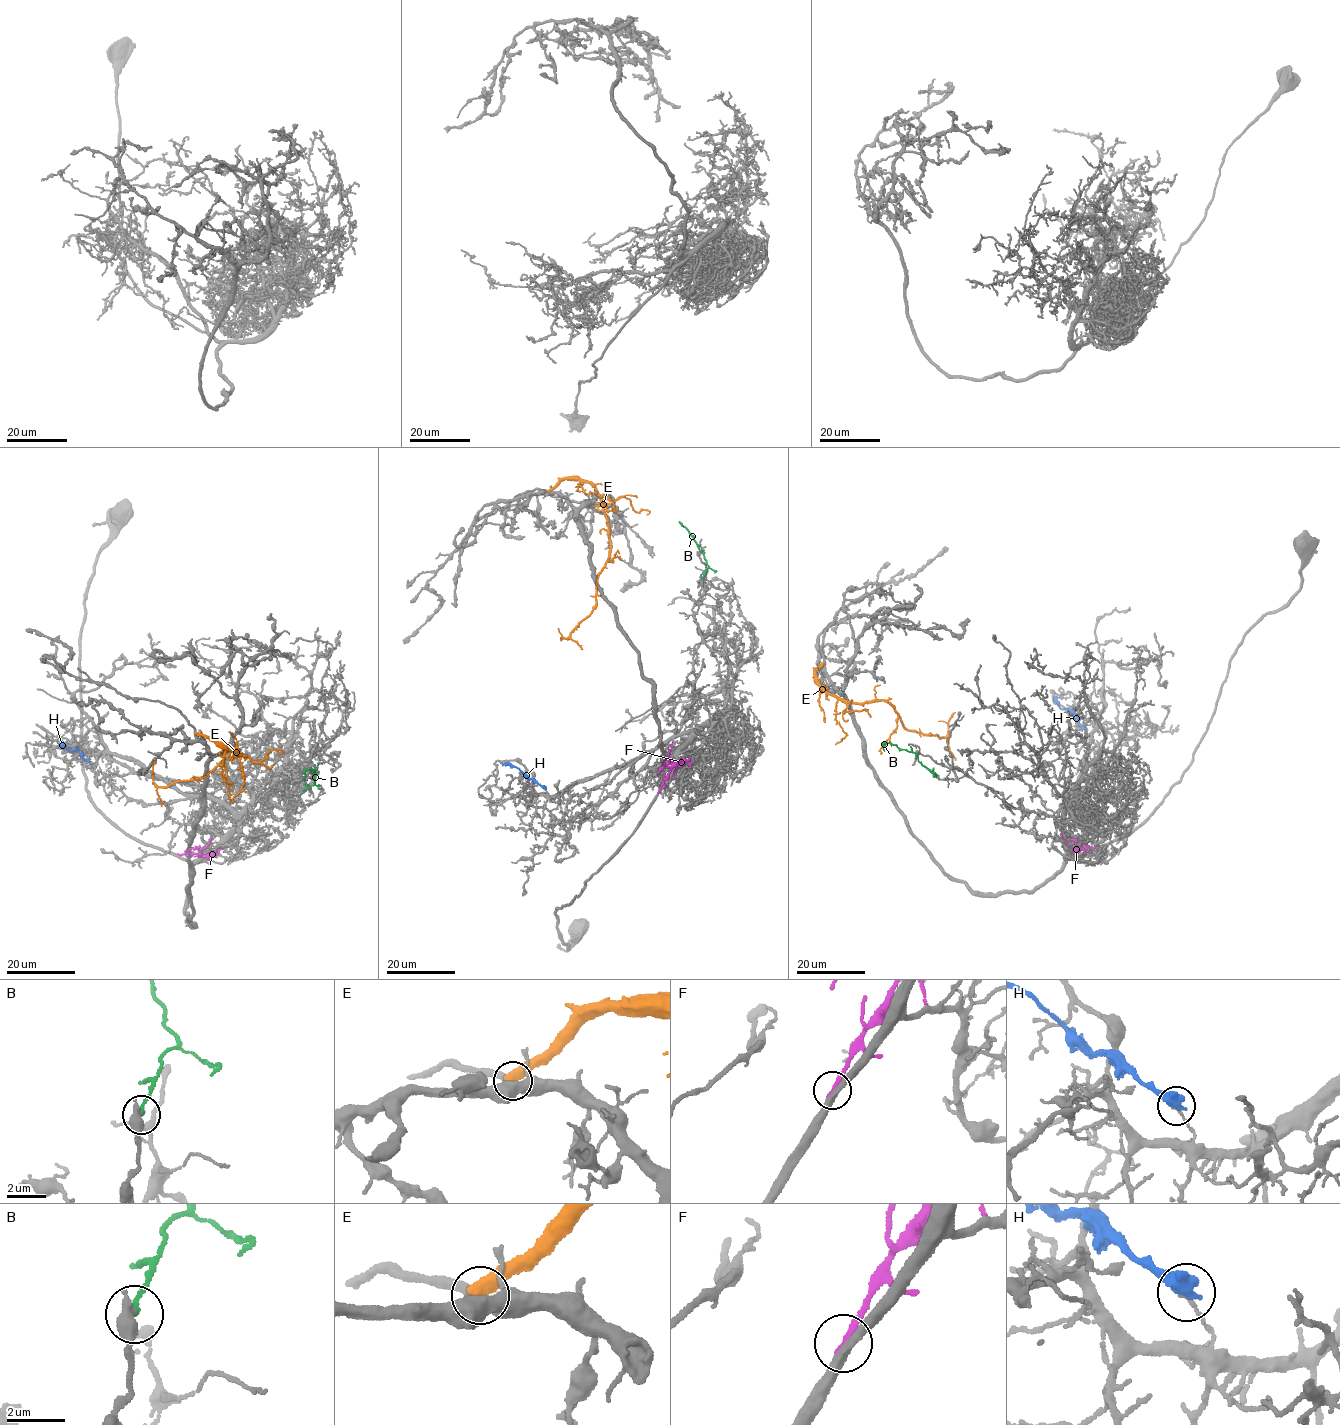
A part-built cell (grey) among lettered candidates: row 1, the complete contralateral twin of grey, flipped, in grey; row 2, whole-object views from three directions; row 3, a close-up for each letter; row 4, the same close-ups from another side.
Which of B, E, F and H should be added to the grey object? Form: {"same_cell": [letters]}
{"same_cell": []}

